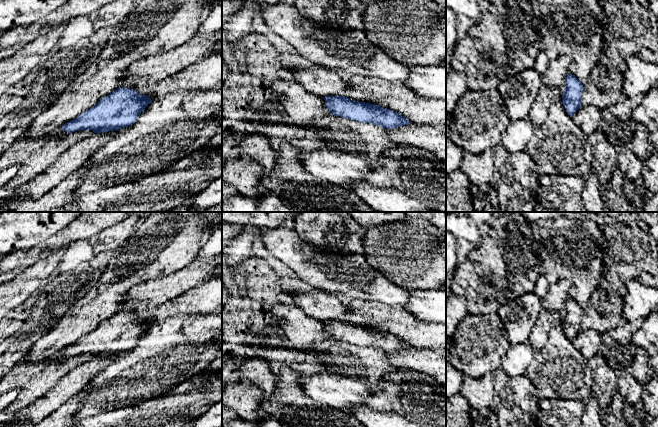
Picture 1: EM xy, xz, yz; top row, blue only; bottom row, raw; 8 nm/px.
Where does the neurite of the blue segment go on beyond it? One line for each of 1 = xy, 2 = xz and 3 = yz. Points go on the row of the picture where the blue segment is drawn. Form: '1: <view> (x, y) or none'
1: xy (60, 133)
2: none
3: none

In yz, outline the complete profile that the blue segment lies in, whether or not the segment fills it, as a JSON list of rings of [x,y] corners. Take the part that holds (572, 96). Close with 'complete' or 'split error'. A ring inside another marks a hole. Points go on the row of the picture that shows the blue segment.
[[[571,73],[565,80],[565,89],[562,97],[562,104],[567,114],[572,117],[582,105],[583,84]]] | complete

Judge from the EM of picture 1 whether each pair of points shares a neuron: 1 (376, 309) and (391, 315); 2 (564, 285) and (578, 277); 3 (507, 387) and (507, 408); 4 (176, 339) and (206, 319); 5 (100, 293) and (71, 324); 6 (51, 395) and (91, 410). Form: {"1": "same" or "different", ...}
{"1": "same", "2": "different", "3": "same", "4": "same", "5": "same", "6": "different"}

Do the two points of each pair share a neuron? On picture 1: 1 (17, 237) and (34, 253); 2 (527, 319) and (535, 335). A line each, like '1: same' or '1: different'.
1: different
2: different

